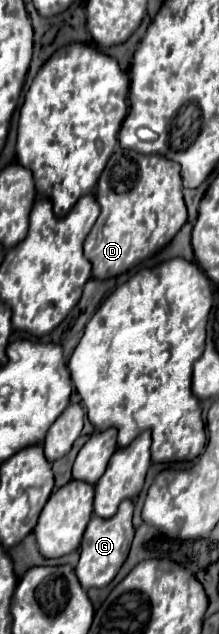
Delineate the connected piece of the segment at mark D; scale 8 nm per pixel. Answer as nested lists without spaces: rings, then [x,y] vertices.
[[[116,148],[98,180],[96,200],[102,212],[84,242],[84,256],[92,262],[92,276],[98,280],[112,278],[128,270],[128,266],[152,256],[164,248],[186,222],[180,164],[160,154],[146,156]]]

